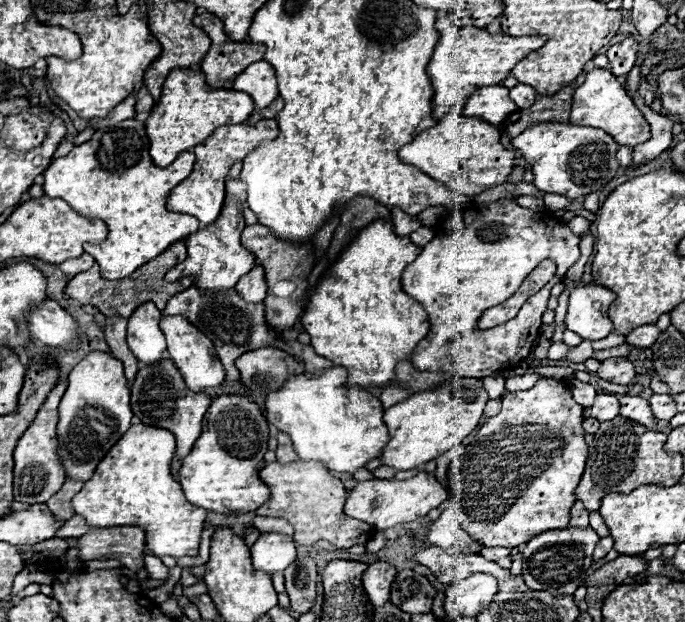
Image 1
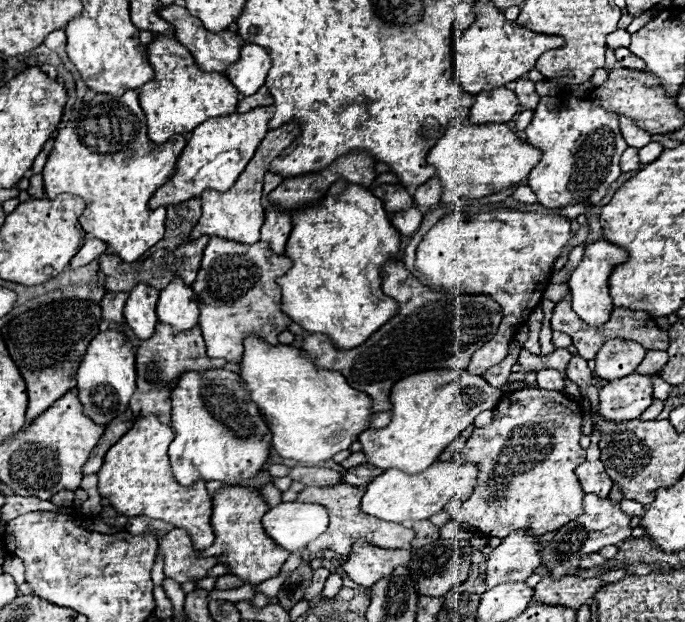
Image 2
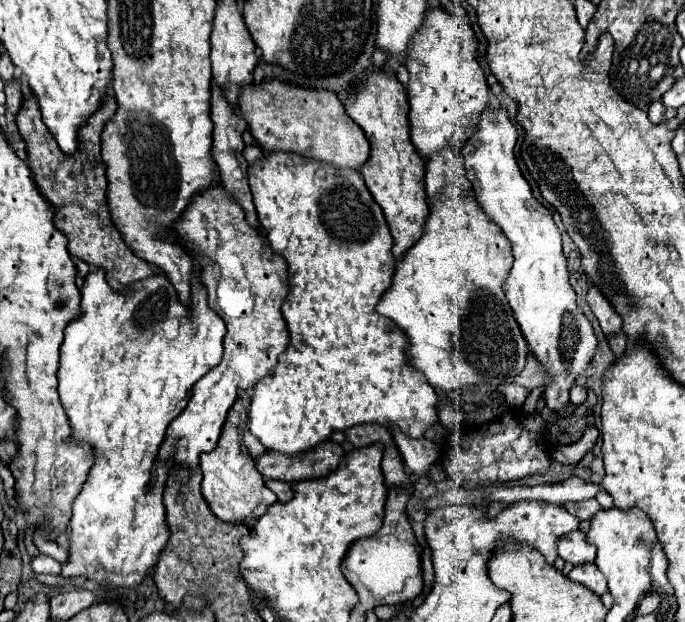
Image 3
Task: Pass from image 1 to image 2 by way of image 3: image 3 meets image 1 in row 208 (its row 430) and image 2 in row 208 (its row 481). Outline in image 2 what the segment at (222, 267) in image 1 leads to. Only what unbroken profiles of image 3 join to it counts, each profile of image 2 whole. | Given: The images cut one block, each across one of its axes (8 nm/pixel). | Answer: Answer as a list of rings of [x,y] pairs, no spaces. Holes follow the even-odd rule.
[[[294,122],[280,126],[276,130],[270,130],[266,138],[262,140],[260,148],[256,150],[254,158],[248,162],[246,170],[238,176],[236,184],[228,192],[218,194],[214,190],[206,190],[202,194],[202,218],[194,226],[190,238],[196,240],[200,236],[218,236],[218,238],[226,238],[240,244],[256,244],[260,240],[260,228],[264,224],[264,206],[262,206],[264,174],[268,172],[268,164],[276,156],[280,156],[280,152],[286,150],[298,134],[300,134],[300,128]]]

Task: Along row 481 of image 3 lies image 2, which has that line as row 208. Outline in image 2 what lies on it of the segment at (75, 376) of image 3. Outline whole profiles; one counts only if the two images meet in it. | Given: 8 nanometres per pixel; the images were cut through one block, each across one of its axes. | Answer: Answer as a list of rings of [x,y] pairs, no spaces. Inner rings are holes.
[[[134,90],[118,98],[96,94],[72,112],[54,140],[54,148],[42,170],[46,196],[50,200],[58,194],[84,198],[86,210],[80,216],[84,232],[106,242],[110,252],[124,262],[136,262],[164,236],[166,208],[150,210],[148,200],[174,176],[176,162],[186,146],[182,134],[170,140],[174,142],[160,146],[148,140],[144,112]]]

